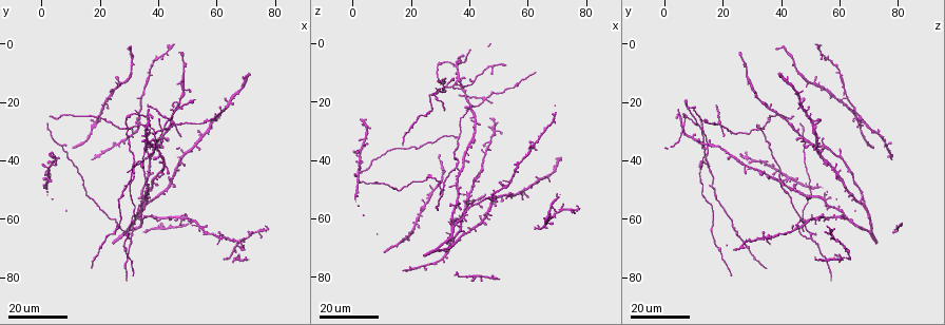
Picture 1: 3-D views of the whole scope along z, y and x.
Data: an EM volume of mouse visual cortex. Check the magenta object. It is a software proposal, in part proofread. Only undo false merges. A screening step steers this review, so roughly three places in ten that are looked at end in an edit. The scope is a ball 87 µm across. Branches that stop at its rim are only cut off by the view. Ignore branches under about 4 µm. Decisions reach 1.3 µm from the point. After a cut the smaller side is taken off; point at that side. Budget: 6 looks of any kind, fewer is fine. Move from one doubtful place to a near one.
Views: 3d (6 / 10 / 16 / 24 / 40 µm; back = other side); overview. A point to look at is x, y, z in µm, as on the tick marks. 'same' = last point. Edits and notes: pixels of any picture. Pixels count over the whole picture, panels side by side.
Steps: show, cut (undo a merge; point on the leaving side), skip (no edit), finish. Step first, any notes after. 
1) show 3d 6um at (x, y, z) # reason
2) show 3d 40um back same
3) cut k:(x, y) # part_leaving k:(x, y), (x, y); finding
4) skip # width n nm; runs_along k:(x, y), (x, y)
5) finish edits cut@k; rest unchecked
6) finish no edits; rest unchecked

show 3d 16um at (29, 48, 16) # sudden change in width

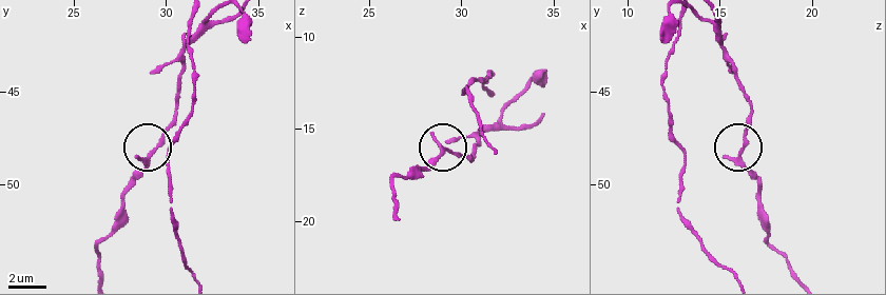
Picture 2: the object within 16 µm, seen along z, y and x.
show 3d 6um at (29.1, 48.8, 16.0) # zoom in

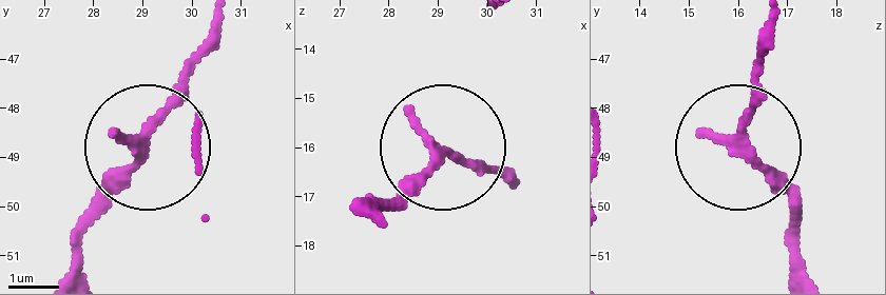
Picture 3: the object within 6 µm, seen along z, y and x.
skip # width 160 nm; runs_along 3:(769, 26), (744, 126), (794, 223); all the same neuron

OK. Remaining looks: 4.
show 3d 16um at (37, 28, 7) # three-way junction

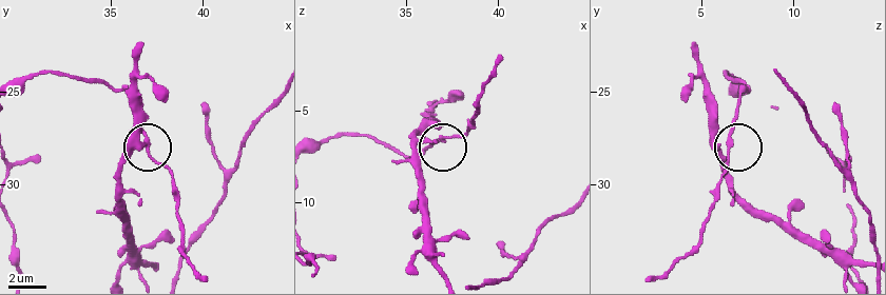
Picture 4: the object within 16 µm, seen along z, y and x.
show 3d 10um at (37.0, 27.9, 6.6)

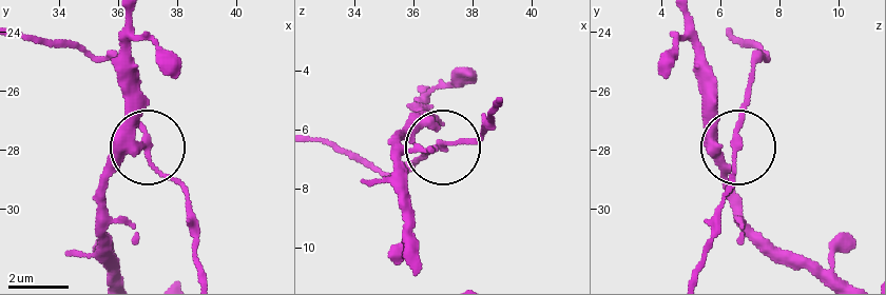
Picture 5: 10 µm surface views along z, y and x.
skip # side_arm 18 um; arms 3; all the same neuron

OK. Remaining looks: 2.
show 3d 24um at (34, 60, 62) # arms run side by side

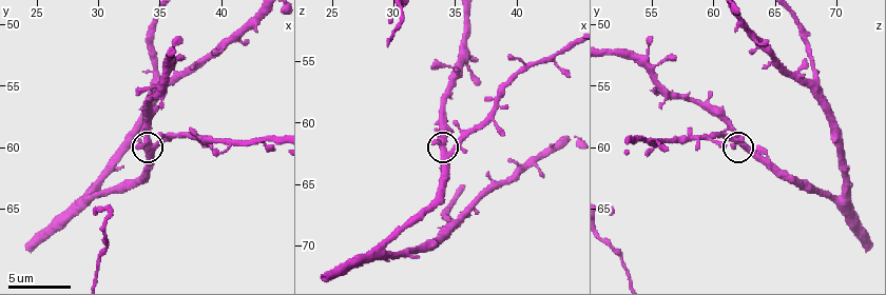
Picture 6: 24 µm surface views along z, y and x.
show 3d 10um at (34.6, 60.0, 62.6) # zoom in

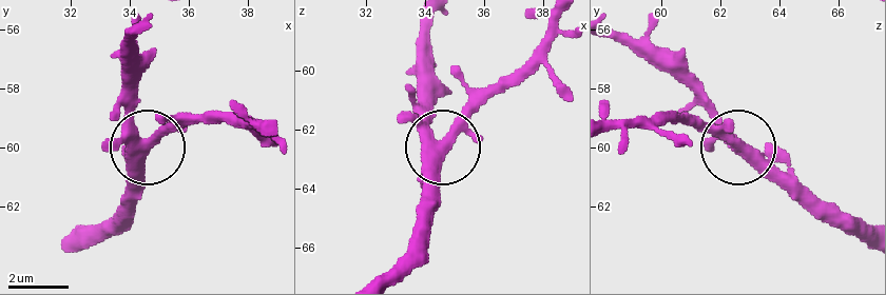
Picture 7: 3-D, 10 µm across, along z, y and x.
skip # runs_along 7:(133, 28), (131, 121), (138, 137), (154, 141), (196, 117); one neuron here

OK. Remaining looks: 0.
finish no edits; rest unchecked

